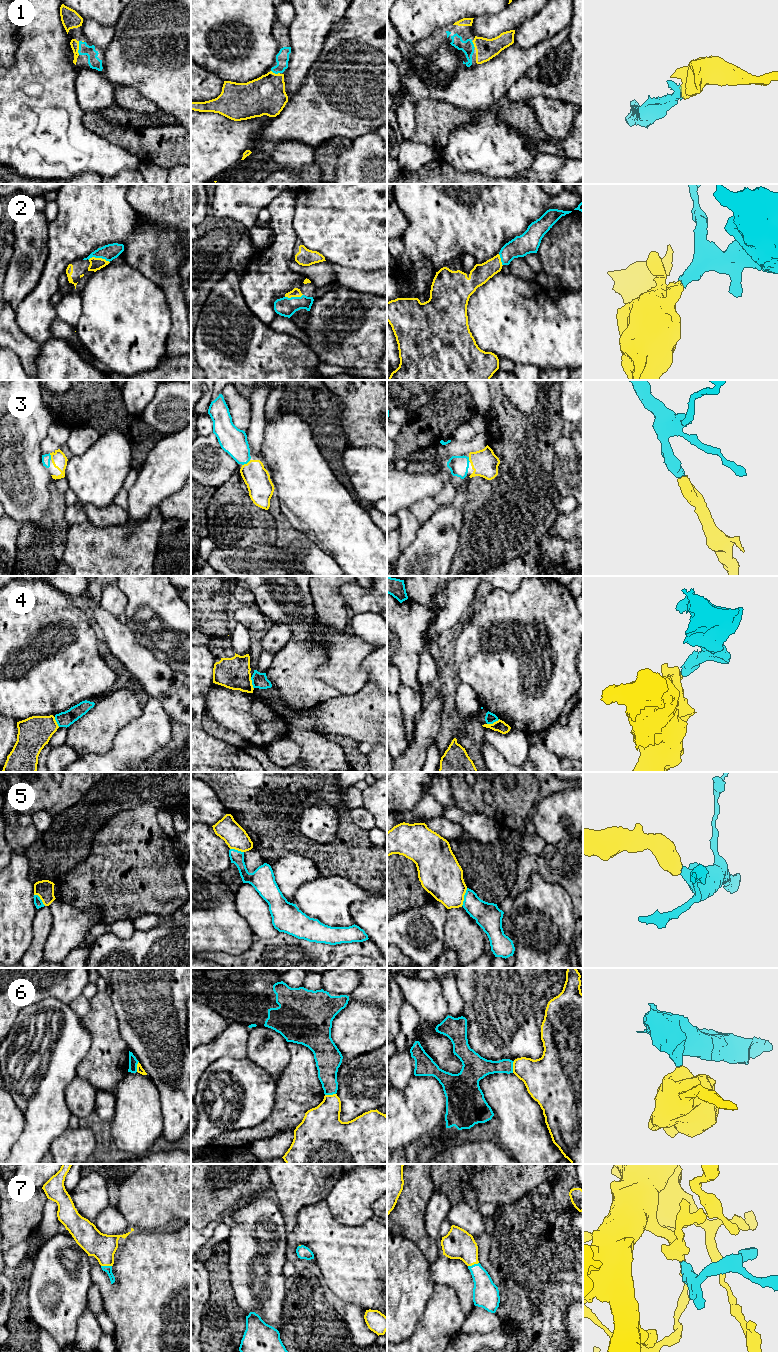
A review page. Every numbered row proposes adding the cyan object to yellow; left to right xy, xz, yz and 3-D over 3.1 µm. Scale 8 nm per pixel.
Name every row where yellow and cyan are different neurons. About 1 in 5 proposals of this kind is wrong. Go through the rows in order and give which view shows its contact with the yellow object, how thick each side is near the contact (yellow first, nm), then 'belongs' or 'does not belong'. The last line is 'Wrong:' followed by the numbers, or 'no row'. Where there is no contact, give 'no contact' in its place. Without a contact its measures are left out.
1: contact in xy; calibres 70 and 100 nm; belongs
2: contact in xy; calibres 100 and 130 nm; belongs
3: contact in xz; calibres 200 and 220 nm; belongs
4: contact in yz; calibres 90 and 90 nm; belongs
5: contact in yz; calibres 340 and 200 nm; does not belong
6: contact in yz; calibres 300 and 150 nm; does not belong
7: contact in xy; calibres 200 and 60 nm; belongs
Wrong: 5, 6

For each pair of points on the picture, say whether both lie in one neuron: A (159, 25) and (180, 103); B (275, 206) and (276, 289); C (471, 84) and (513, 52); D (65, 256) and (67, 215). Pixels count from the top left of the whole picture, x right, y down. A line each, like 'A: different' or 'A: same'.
A: same
B: same
C: same
D: same

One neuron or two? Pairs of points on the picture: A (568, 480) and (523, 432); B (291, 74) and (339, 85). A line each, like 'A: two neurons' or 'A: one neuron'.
A: two neurons
B: two neurons

